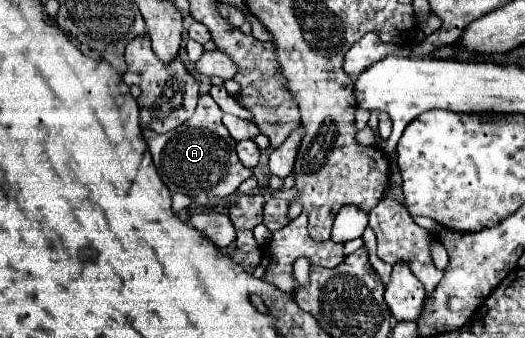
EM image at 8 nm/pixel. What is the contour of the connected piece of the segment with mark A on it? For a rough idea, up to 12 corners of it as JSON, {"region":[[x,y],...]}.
{"region":[[201,95],[181,131],[143,131],[171,193],[231,195],[241,165],[223,111]]}

